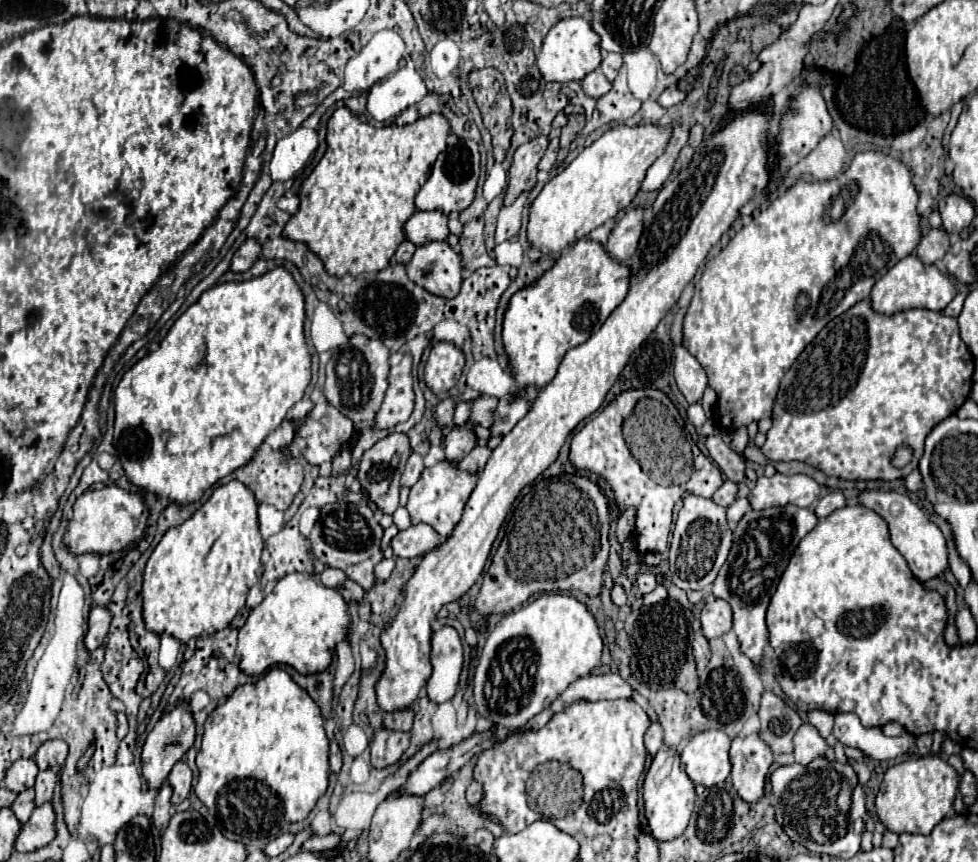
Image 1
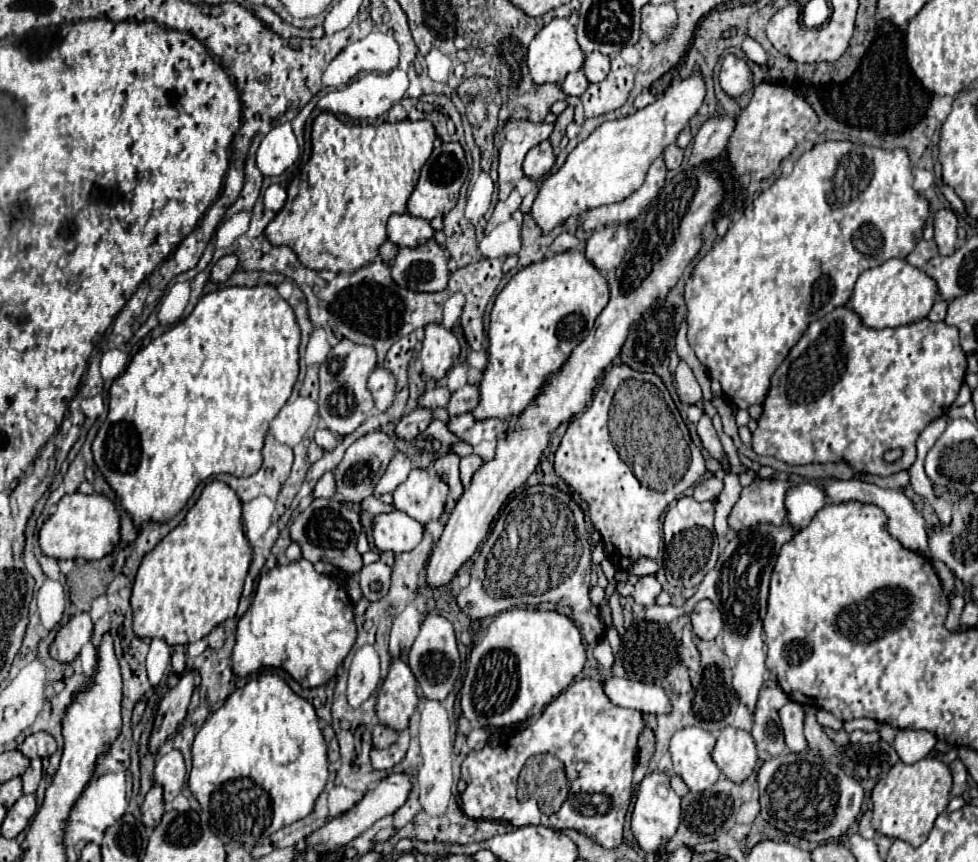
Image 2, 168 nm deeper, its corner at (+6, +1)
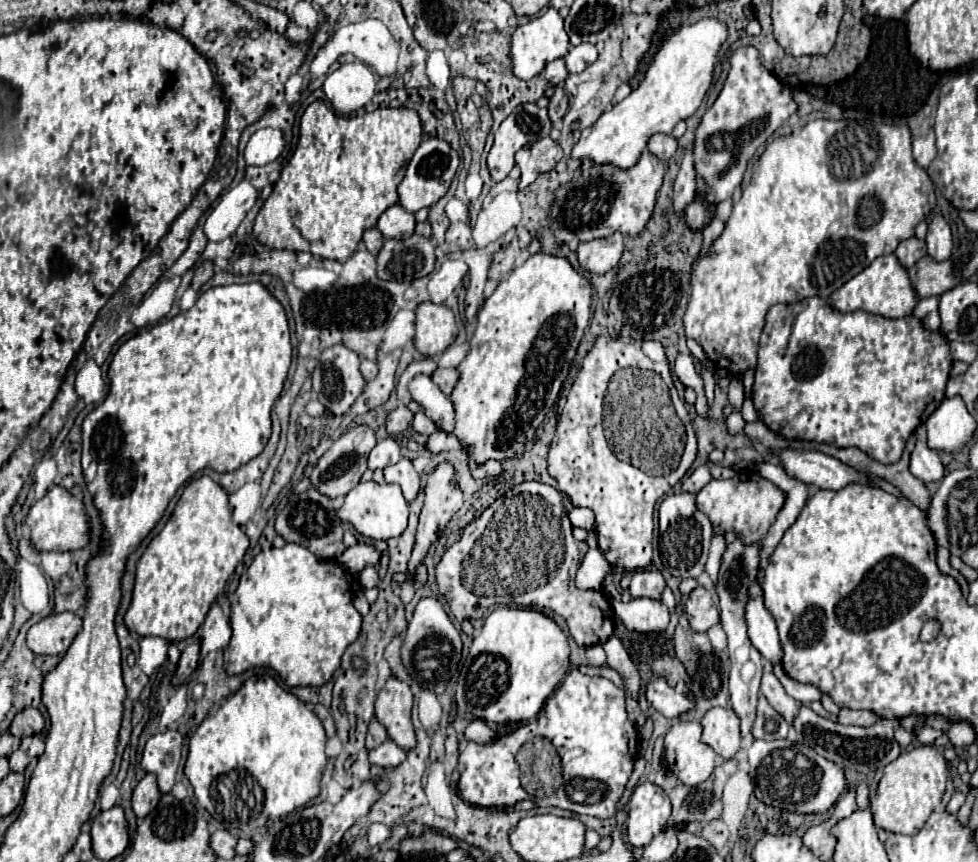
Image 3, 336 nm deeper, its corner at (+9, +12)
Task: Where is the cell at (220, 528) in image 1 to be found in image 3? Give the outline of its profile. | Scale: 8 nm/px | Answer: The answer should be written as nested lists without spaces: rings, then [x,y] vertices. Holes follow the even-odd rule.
[[[212,478],[192,480],[162,532],[152,538],[136,566],[132,604],[124,616],[130,634],[158,636],[168,642],[190,638],[204,622],[210,604],[224,590],[236,564],[248,548],[248,536],[232,524],[228,494]]]

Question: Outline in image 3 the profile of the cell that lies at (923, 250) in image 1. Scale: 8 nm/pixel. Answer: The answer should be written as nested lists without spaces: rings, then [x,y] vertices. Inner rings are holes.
[[[908,238],[908,240],[904,240],[904,242],[896,248],[894,254],[896,254],[898,262],[900,262],[904,268],[910,268],[910,266],[914,266],[920,258],[926,256],[926,244],[924,244],[924,240]]]

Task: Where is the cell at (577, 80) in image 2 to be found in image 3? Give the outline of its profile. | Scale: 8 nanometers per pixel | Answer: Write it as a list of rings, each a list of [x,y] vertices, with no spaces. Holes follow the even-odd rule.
[[[558,58],[558,60],[552,60],[552,62],[546,62],[542,74],[540,74],[546,82],[550,82],[552,86],[562,86],[568,72],[566,72],[566,66],[564,66],[564,60]]]

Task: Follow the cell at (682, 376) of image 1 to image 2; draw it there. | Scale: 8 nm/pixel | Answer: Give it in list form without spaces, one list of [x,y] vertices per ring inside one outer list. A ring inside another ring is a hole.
[[[681,359],[679,365],[677,365],[677,371],[675,371],[675,387],[677,387],[677,395],[683,403],[689,403],[689,405],[695,405],[703,399],[701,395],[701,387],[693,375],[693,371],[689,369],[689,365]]]

